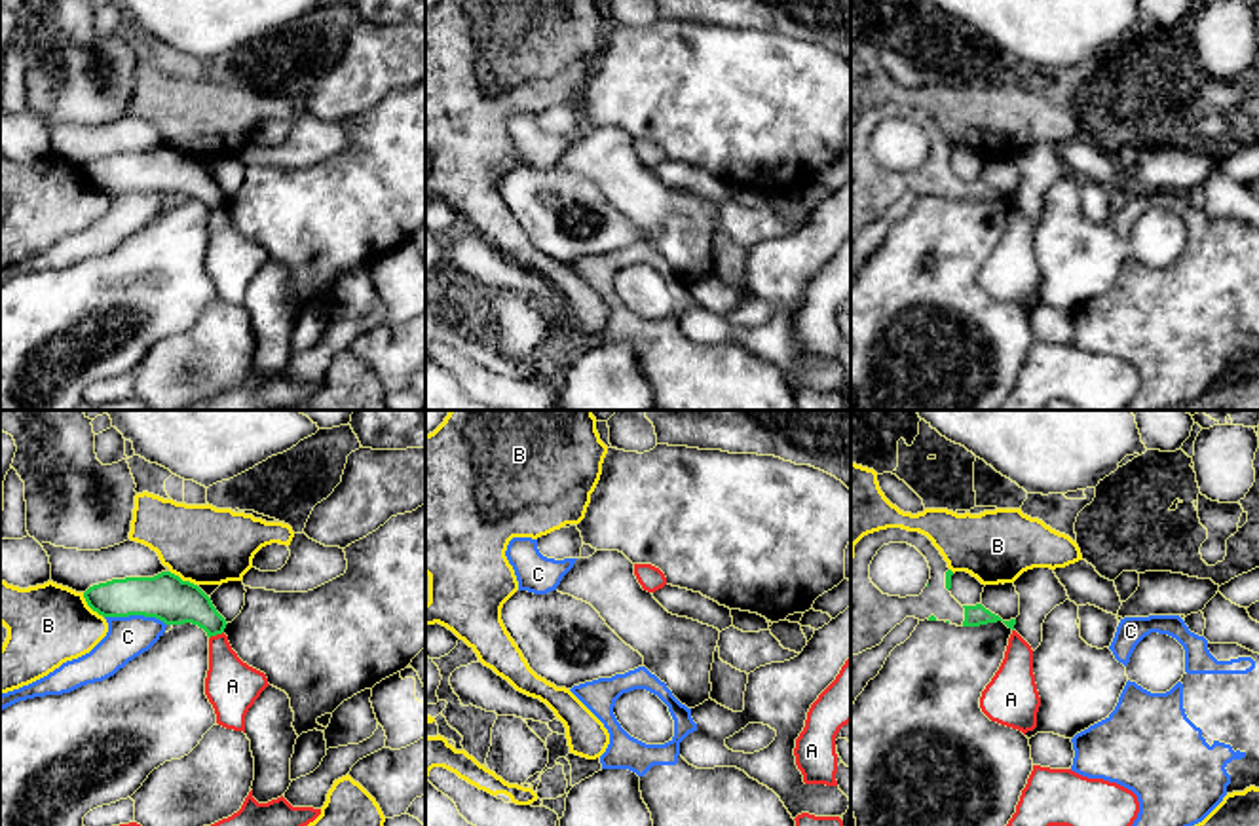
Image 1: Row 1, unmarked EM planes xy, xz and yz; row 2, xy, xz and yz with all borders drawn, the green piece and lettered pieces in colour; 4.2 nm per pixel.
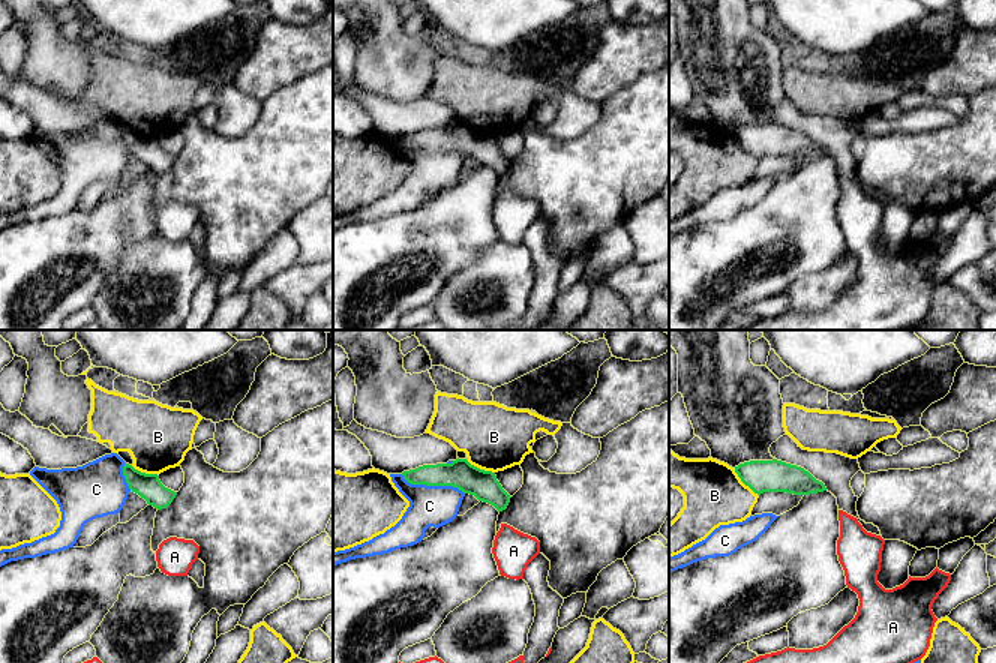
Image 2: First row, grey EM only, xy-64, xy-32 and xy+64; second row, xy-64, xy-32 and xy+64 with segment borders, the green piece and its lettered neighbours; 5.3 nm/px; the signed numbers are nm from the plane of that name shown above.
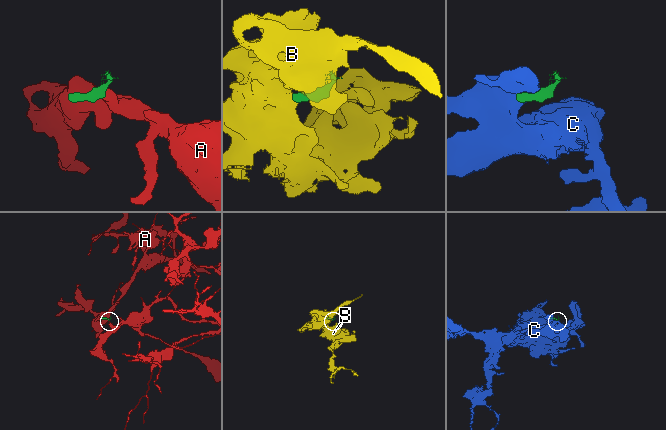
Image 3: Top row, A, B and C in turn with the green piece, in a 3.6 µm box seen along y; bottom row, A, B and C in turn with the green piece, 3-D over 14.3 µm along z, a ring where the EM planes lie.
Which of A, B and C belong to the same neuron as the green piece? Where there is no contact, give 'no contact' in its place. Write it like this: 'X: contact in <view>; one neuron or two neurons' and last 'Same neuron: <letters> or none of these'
A: contact in xy; two neurons
B: contact in xy; two neurons
C: contact in xy; two neurons
Same neuron: none of these

